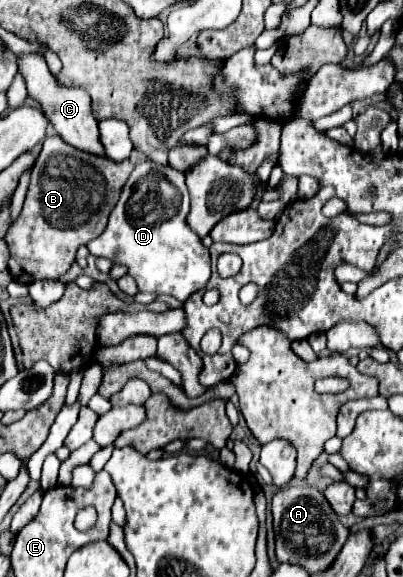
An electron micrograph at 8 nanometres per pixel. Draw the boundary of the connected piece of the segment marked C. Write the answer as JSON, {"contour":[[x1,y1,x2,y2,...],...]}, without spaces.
{"contour":[[21,53,21,55,17,55,17,67,19,67,19,73,25,79,29,97,33,97,41,105,43,113,47,115,47,119,55,127,57,135,61,135,65,143,69,143,69,145,73,145,77,149,97,153,97,155,105,155,103,147,101,147,101,141,99,141,97,119,91,115,91,99,89,99,89,95,85,91,81,91,79,87,61,85,53,77,53,73,49,71,49,67,47,67,41,53]]}

